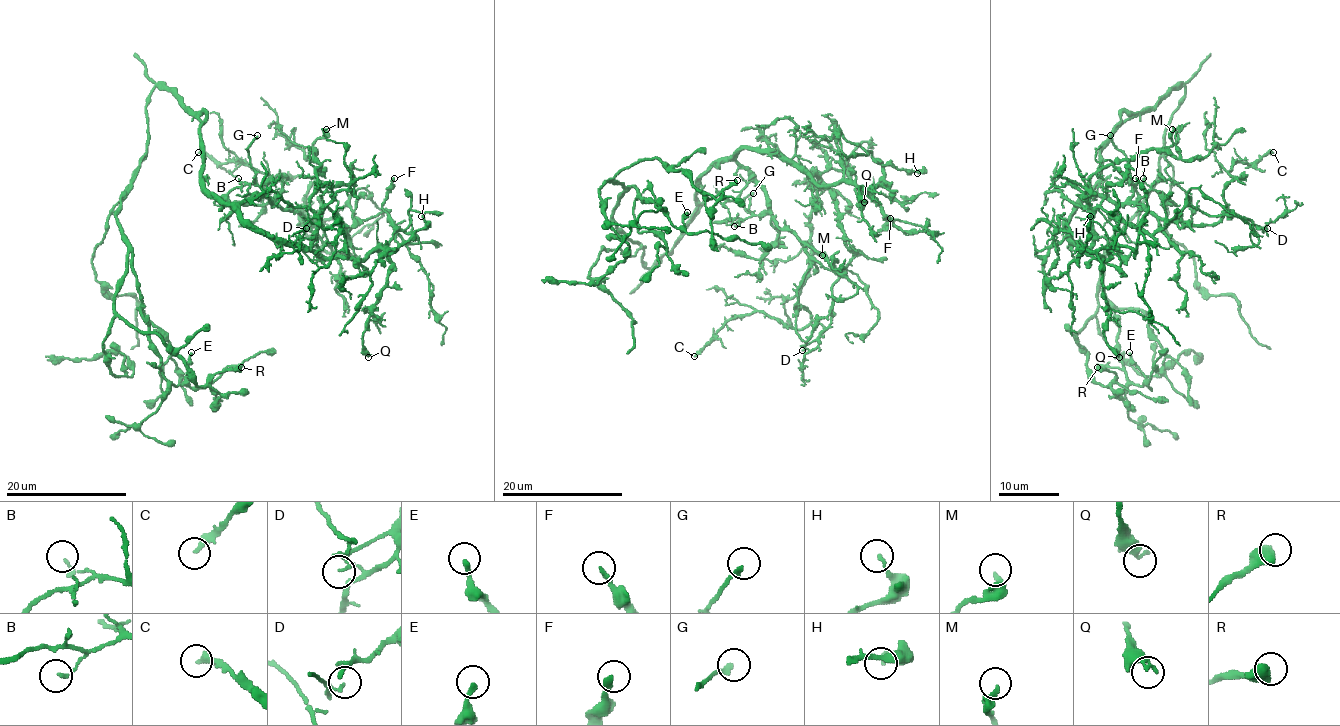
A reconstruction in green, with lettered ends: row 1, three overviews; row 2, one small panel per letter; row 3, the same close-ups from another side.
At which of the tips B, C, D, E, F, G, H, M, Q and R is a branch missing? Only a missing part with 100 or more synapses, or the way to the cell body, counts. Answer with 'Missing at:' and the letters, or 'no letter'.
Missing at: no letter

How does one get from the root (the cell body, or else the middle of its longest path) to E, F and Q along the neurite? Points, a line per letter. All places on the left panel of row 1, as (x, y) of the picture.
E: (188, 108), (153, 90), (147, 152), (116, 223), (150, 348), (173, 384), (191, 352)
F: (188, 108), (200, 122), (201, 184), (251, 225), (324, 257), (362, 260), (397, 246), (382, 208), (394, 178)
Q: (188, 108), (200, 122), (201, 184), (251, 225), (324, 257), (385, 252), (391, 272), (364, 331), (368, 357)

